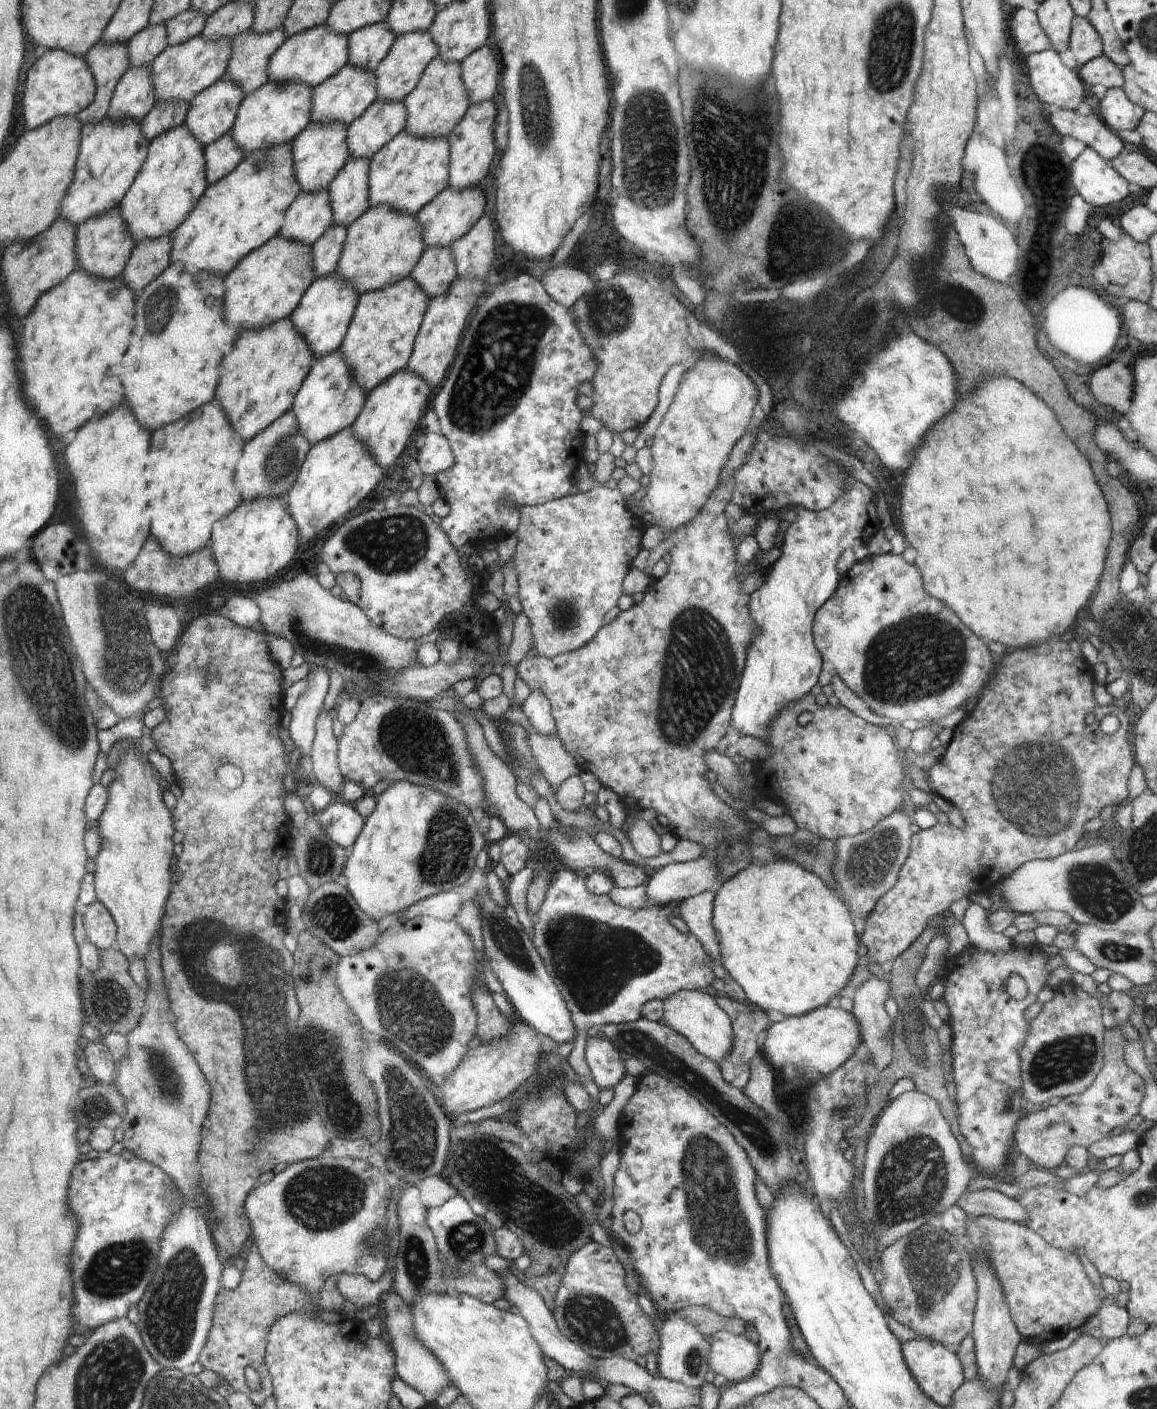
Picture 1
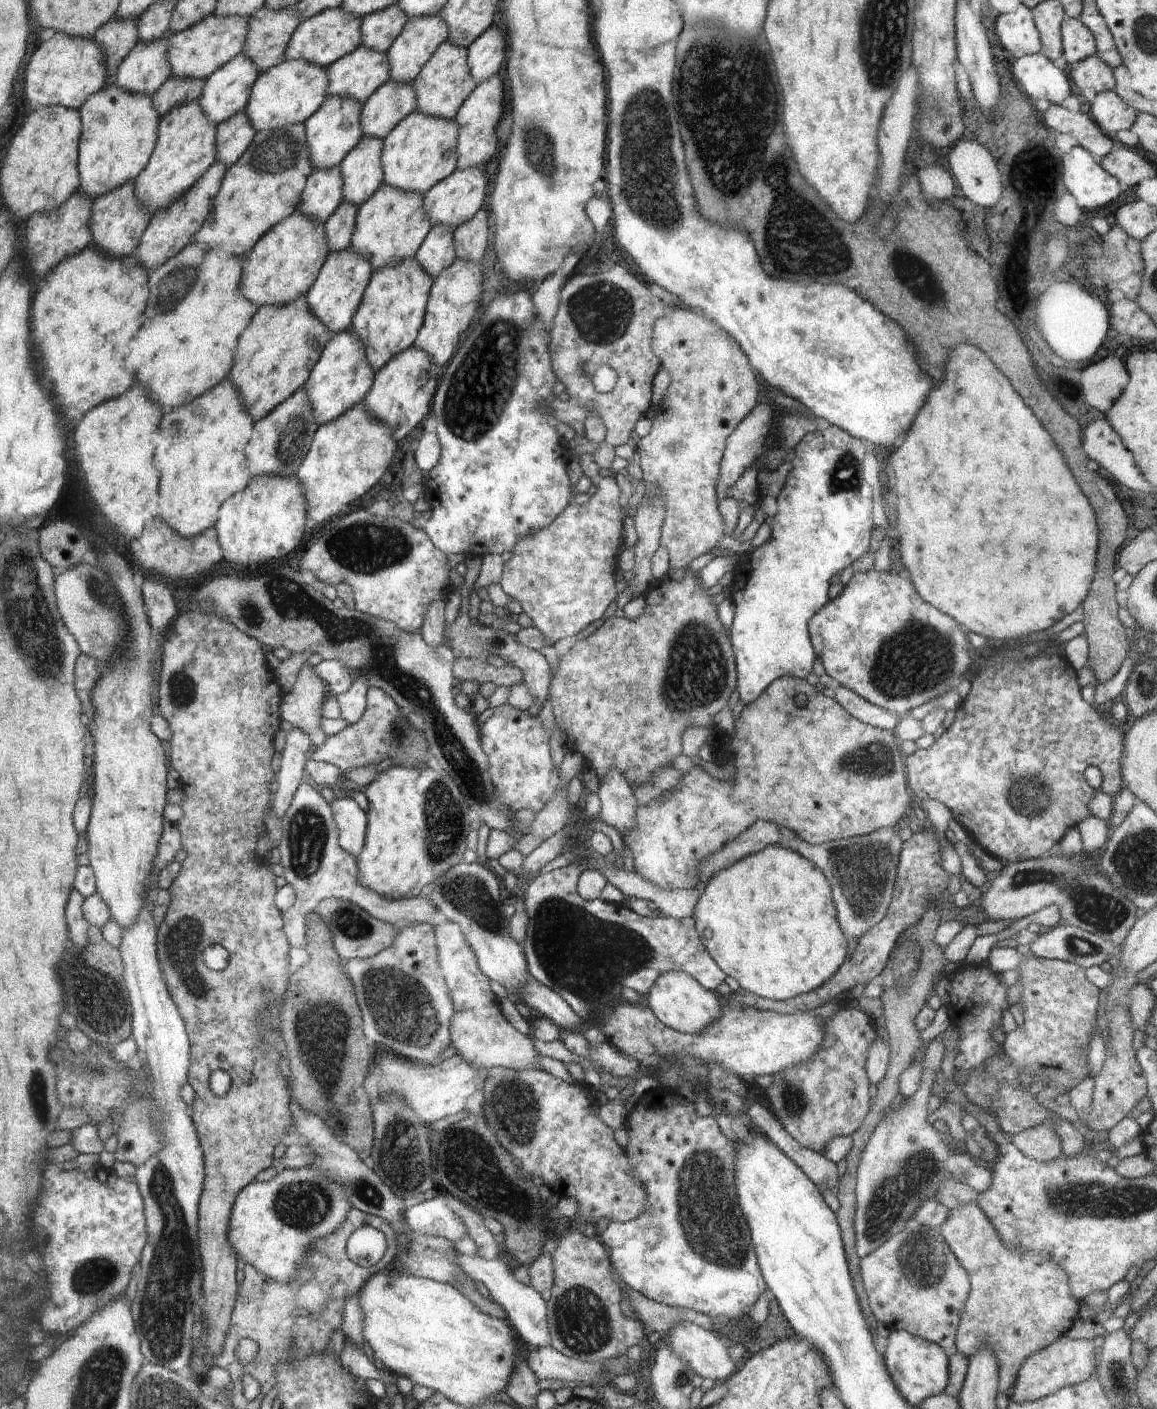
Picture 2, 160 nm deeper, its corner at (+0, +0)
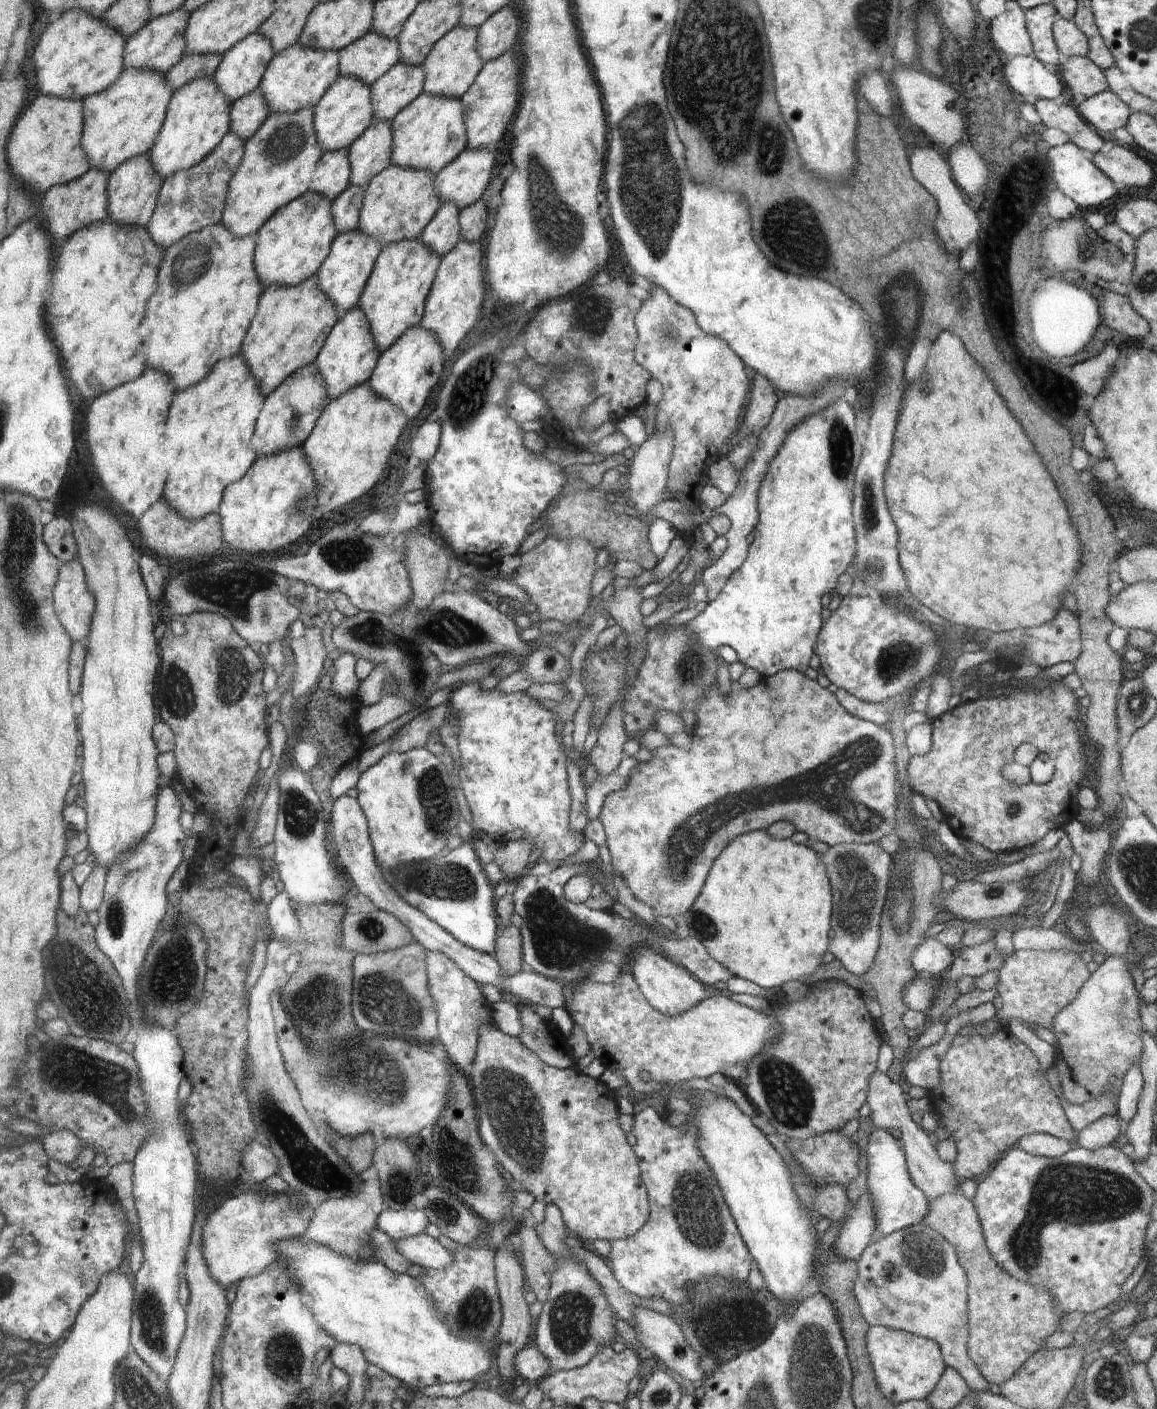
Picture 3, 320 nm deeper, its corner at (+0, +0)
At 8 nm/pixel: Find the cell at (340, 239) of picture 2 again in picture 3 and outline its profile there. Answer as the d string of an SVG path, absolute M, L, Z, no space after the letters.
M349 184L334 200L332 218L338 234L354 230L359 226L359 214L363 205L367 185Z

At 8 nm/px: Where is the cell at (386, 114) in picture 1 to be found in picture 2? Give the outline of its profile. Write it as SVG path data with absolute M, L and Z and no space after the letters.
M389 79L364 102L361 127L364 136L383 139L406 115L417 110L417 89L413 82Z

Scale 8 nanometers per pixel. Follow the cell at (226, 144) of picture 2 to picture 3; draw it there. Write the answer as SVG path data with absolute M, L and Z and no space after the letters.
M261 90L249 92L232 102L232 130L248 140L271 113L270 105Z

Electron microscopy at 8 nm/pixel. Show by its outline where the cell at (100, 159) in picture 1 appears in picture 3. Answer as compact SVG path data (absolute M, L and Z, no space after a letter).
M128 67L108 90L84 98L84 138L81 140L81 145L89 156L91 167L102 168L111 173L124 162L148 153L160 136L174 94L173 85L165 74L150 69Z

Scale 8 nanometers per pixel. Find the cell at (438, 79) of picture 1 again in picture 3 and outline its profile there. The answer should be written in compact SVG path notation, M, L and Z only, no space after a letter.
M460 22L442 38L439 38L438 42L434 43L422 64L425 68L424 90L428 94L460 99L472 86L474 79L485 63L477 52L478 33L479 30L476 27L465 27Z

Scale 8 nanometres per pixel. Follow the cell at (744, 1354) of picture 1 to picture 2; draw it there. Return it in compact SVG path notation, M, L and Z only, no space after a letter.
M678 1323L672 1331L667 1332L665 1341L678 1357L684 1357L690 1368L702 1378L710 1378L721 1383L739 1368L741 1362L733 1361L727 1352L724 1340L718 1340L718 1333L706 1330L694 1323Z

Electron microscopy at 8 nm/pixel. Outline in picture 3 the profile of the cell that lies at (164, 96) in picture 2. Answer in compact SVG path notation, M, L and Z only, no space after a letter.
M190 53L184 55L165 77L173 85L174 90L190 82L195 76L208 76L214 74L224 54L210 53L199 55Z

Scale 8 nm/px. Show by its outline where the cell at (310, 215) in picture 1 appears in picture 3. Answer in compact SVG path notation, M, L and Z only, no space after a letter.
M347 149L326 151L312 173L308 191L334 200L350 184L350 175Z

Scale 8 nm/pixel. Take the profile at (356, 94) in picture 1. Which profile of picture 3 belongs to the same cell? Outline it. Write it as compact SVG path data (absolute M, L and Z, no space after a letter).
M372 30L362 39L340 50L340 76L355 76L367 83L373 84L382 75L390 71L400 62L400 48L397 37L389 38Z

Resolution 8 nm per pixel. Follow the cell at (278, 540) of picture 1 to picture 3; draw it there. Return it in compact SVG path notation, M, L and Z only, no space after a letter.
M303 446L290 447L276 455L257 457L242 479L230 483L220 504L219 515L226 542L250 554L270 554L294 544L312 524L316 502L316 476Z

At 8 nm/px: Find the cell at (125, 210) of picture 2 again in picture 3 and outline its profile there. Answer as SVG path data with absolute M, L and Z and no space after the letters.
M149 153L124 162L109 174L109 216L111 221L127 227L147 227L156 210L157 198L163 176L154 168Z

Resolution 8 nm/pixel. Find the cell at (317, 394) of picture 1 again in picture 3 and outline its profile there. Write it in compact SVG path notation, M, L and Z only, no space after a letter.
M356 306L352 310L342 313L340 322L334 326L332 334L325 340L321 352L315 360L321 375L328 384L329 398L344 395L346 391L368 382L373 371L376 370L381 351L374 340L369 319L360 307Z

